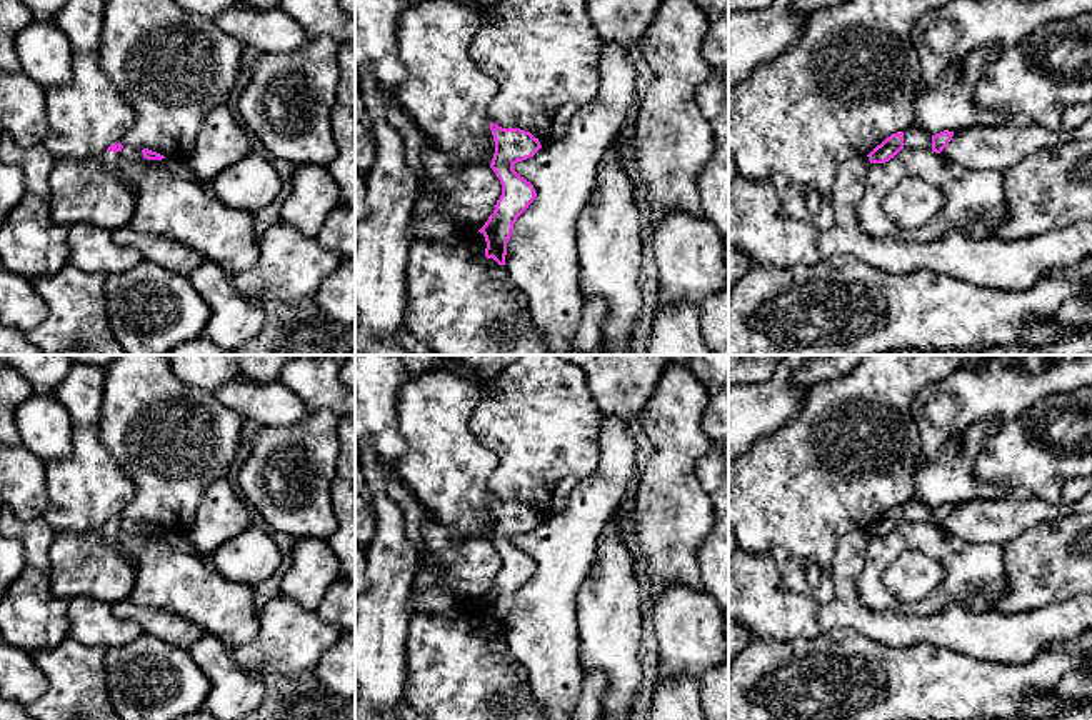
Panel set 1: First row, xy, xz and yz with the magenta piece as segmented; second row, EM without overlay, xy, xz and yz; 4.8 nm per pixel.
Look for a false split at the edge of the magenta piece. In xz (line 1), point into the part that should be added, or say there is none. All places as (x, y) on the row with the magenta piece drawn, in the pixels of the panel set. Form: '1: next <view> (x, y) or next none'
1: next none

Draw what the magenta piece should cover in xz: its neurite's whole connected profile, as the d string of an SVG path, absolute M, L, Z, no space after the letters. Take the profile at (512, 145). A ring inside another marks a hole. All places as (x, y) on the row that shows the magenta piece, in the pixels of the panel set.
M492 122L490 130L495 140L490 168L502 183L502 195L493 213L478 232L487 242L485 257L505 265L513 223L537 197L533 185L520 177L513 165L533 157L542 145L530 132L520 128L502 128Z

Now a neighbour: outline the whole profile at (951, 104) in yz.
M1002 48L975 50L954 60L934 87L922 87L914 95L914 123L930 135L972 127L1004 125L1000 112L975 102L975 87L982 68L1000 55Z

